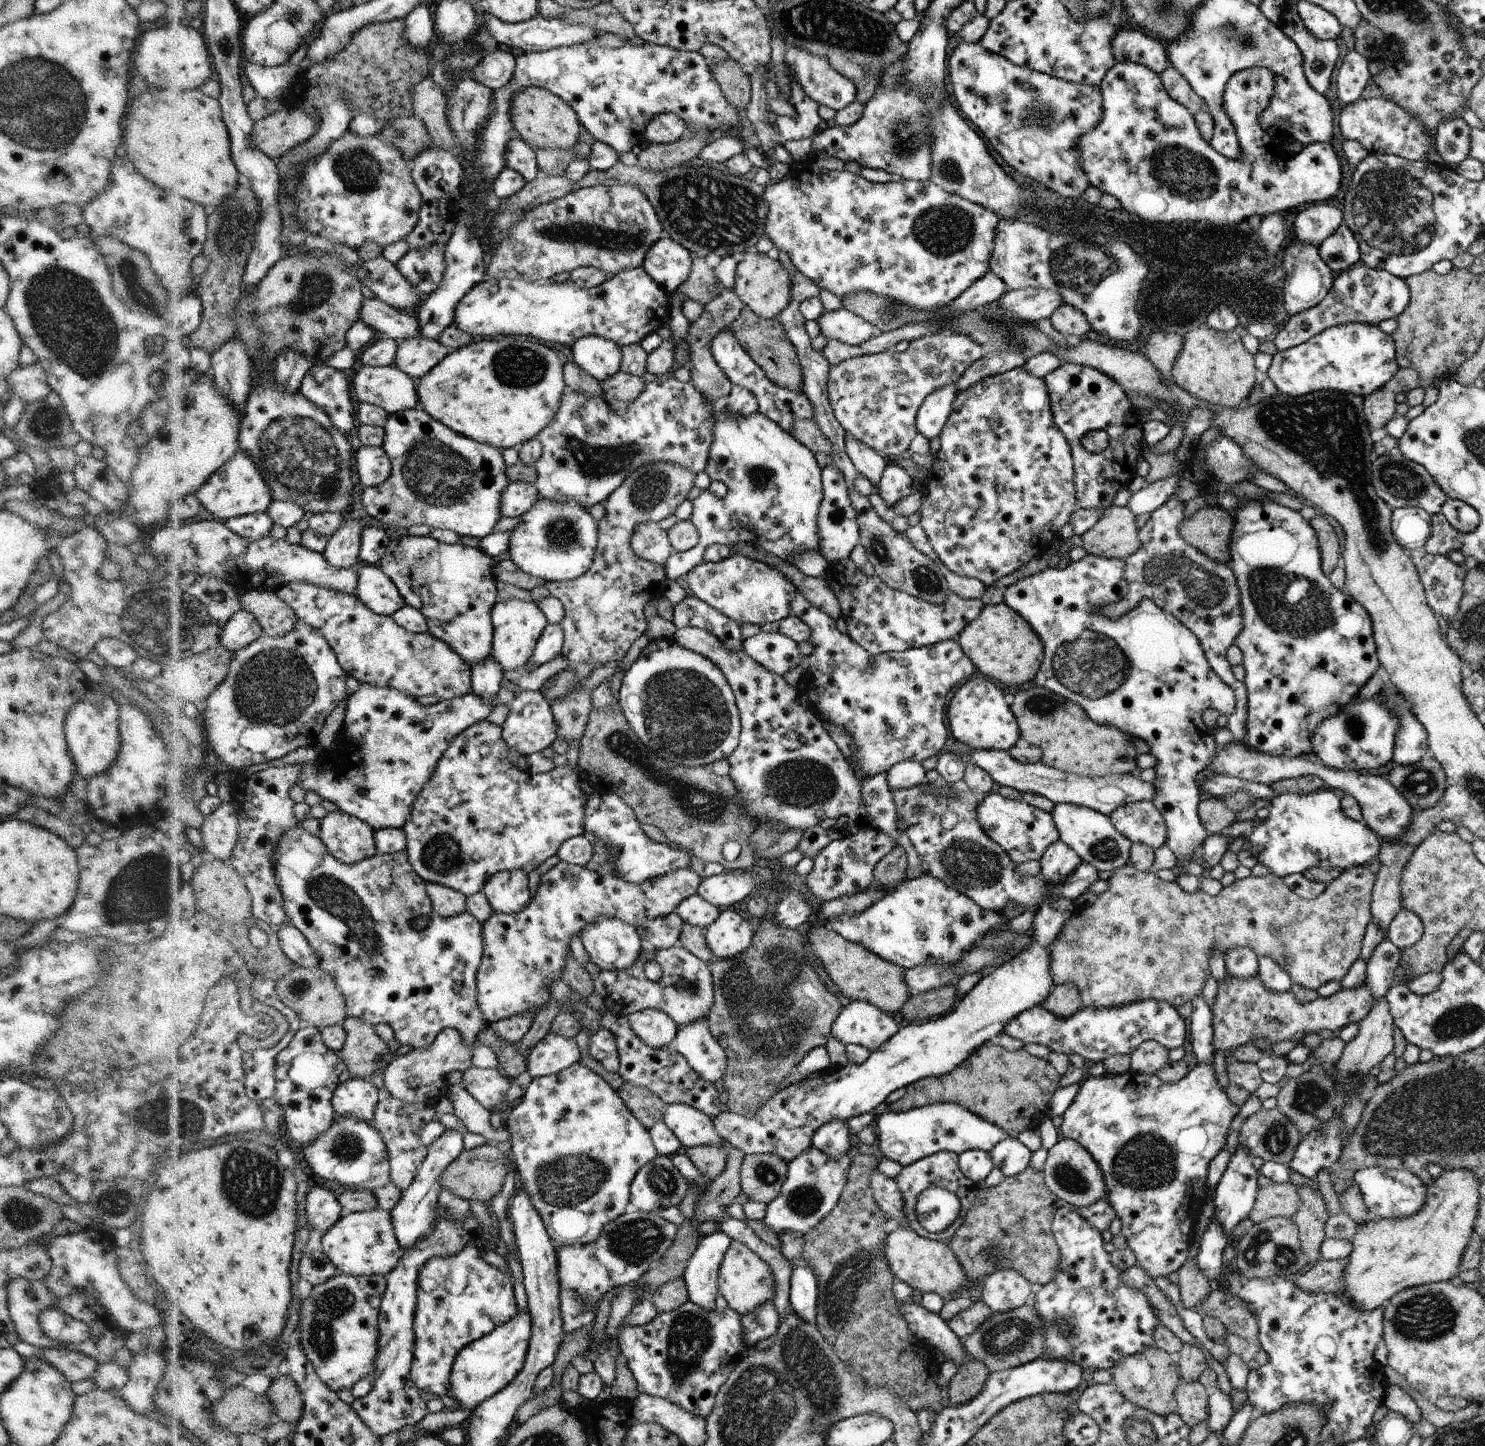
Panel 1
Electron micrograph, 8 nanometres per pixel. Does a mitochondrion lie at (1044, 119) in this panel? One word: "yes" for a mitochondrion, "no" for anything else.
yes

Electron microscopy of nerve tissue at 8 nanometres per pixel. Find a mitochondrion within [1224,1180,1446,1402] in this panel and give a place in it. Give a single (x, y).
(1285, 1256)

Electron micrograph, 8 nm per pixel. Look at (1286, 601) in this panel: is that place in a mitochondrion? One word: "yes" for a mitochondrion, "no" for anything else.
yes

